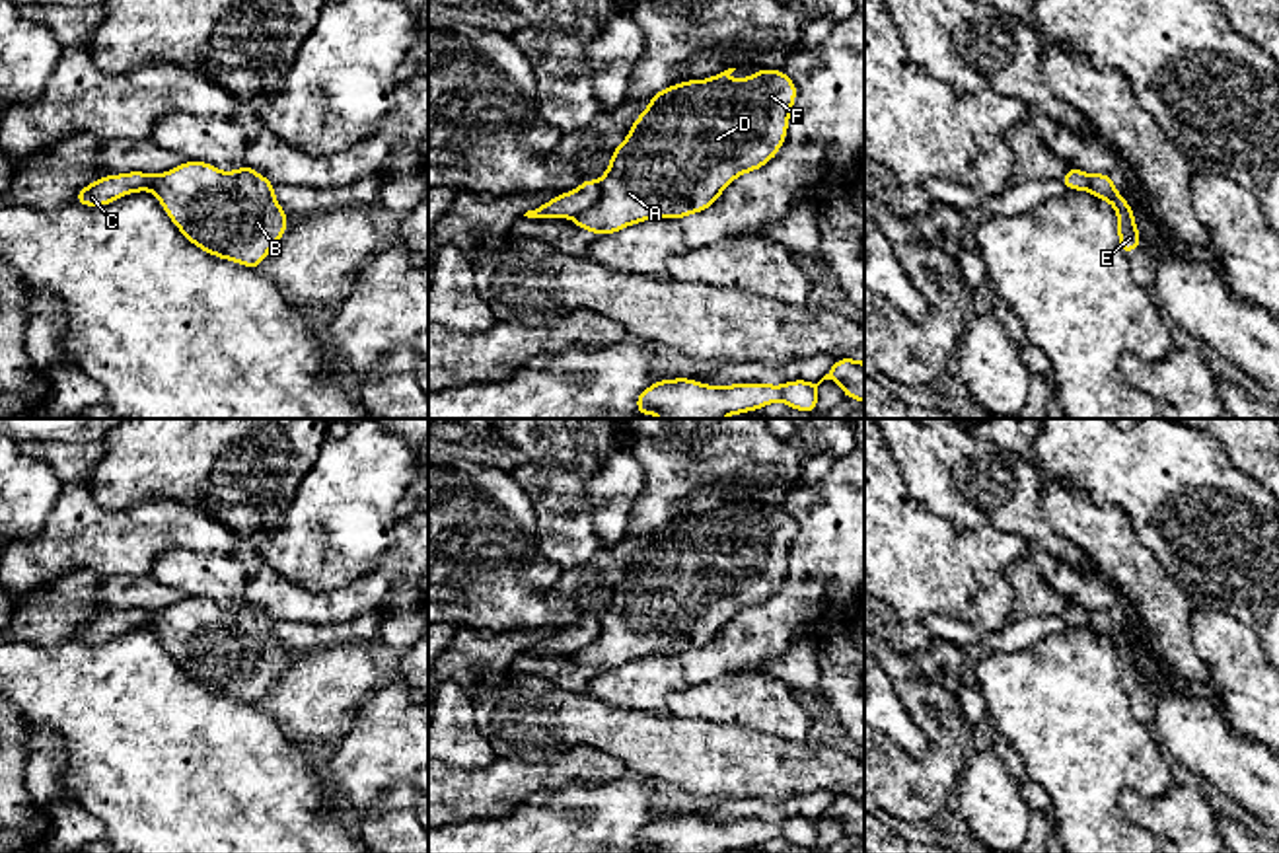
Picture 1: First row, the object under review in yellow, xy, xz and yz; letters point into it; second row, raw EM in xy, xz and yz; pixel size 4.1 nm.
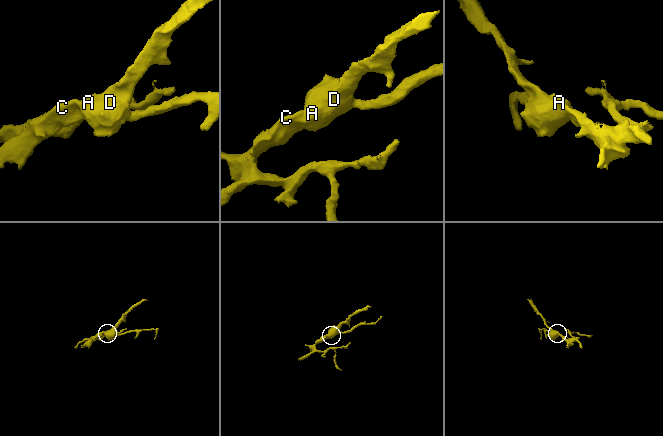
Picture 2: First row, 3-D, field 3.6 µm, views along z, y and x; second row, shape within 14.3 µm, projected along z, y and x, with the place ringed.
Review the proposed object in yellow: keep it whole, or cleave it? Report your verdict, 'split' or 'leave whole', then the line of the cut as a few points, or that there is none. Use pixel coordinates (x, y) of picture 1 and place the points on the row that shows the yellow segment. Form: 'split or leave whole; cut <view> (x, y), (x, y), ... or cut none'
split; cut xz (600, 182), (600, 197), (573, 219)

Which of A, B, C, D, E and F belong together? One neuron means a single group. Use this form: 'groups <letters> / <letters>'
groups A B D E F / C

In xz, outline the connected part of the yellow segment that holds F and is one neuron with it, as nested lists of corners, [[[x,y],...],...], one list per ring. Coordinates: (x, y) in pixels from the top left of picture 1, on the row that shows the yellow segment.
[[[763,68],[749,78],[730,80],[734,70],[656,92],[627,138],[613,150],[600,179],[600,201],[572,222],[605,236],[642,220],[681,220],[707,210],[736,177],[773,160],[786,138],[798,90],[783,70]]]

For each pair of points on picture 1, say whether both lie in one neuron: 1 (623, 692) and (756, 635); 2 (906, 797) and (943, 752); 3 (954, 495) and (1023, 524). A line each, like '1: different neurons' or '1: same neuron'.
1: different neurons
2: same neuron
3: same neuron

